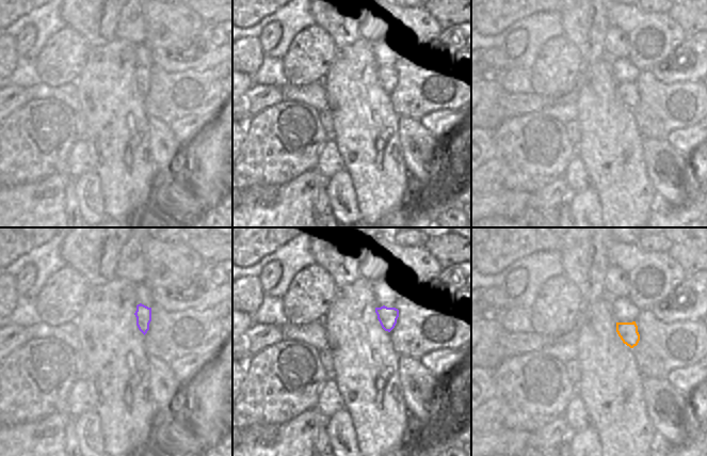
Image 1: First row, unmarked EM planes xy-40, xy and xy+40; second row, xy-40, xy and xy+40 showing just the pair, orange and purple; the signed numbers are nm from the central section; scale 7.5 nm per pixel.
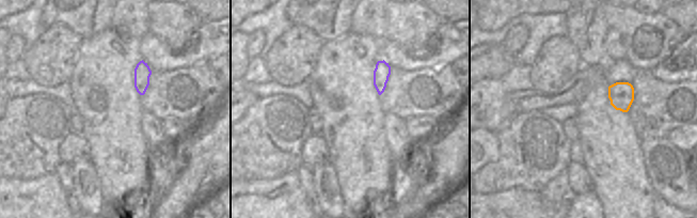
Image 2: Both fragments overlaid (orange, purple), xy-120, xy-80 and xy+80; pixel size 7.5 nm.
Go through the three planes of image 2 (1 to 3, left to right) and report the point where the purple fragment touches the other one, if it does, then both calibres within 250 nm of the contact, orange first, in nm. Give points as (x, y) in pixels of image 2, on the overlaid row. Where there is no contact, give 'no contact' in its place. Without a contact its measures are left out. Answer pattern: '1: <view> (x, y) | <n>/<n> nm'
1: no contact
2: no contact
3: no contact

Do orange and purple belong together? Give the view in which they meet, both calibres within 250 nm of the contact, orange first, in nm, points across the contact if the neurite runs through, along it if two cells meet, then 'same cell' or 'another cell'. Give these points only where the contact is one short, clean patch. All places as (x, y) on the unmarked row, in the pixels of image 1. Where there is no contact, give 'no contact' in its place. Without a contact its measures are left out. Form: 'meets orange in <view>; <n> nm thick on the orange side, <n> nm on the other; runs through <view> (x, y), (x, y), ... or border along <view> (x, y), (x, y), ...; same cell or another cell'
no contact; same cell

